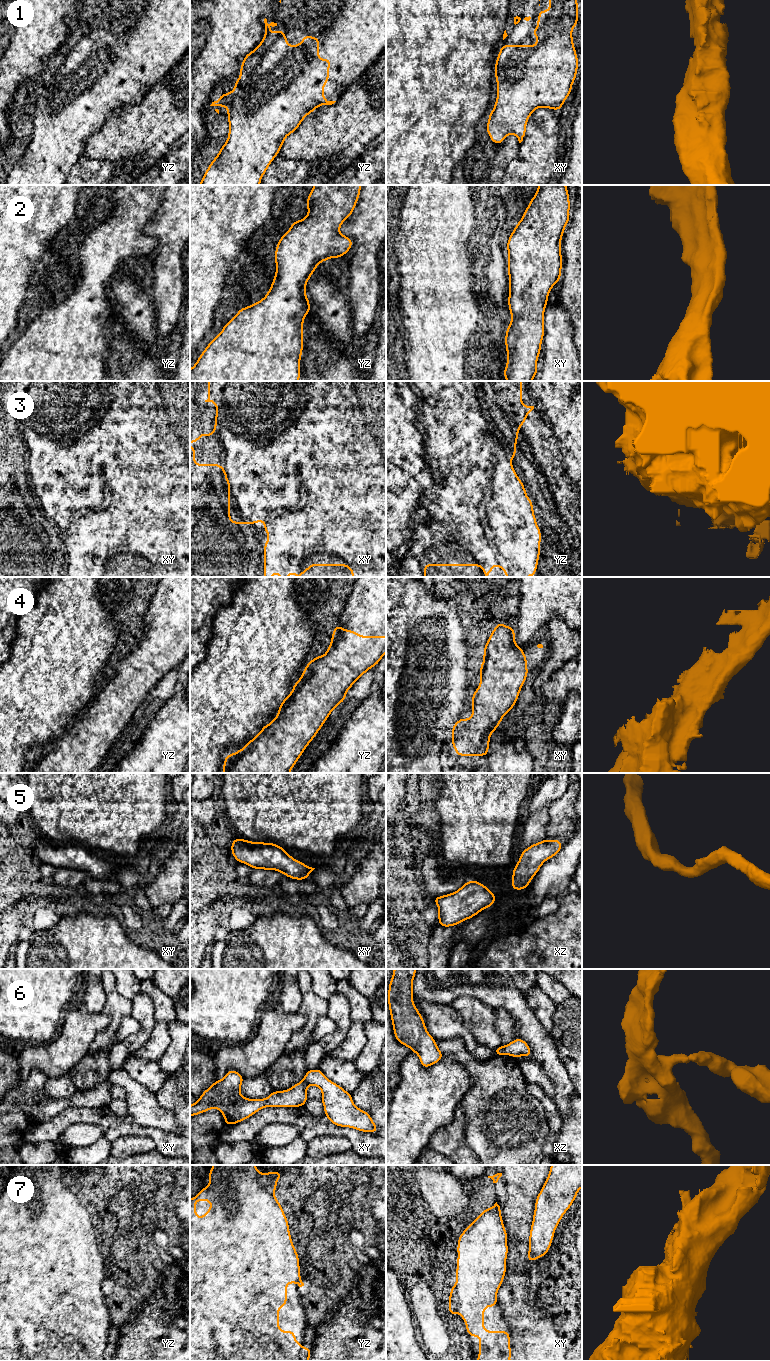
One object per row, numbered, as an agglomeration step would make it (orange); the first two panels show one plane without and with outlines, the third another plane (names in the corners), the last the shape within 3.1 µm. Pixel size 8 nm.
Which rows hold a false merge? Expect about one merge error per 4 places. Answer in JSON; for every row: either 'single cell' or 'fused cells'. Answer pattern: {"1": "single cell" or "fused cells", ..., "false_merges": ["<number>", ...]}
{"1": "single cell", "2": "single cell", "3": "single cell", "4": "single cell", "5": "single cell", "6": "fused cells", "7": "single cell", "false_merges": ["6"]}

